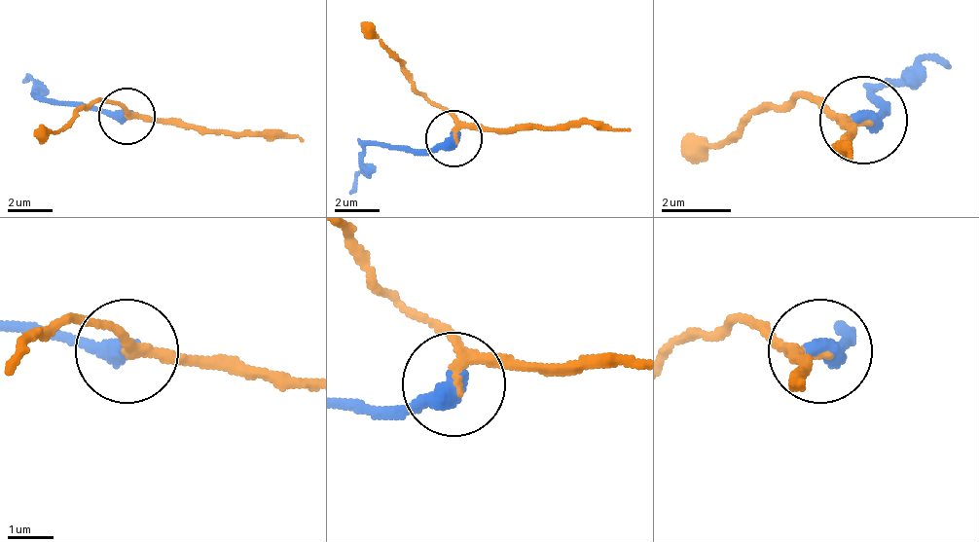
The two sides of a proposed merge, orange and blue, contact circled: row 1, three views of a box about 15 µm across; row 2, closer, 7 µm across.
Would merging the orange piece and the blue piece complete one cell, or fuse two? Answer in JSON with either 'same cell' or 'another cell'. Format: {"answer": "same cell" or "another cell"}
{"answer": "same cell"}

